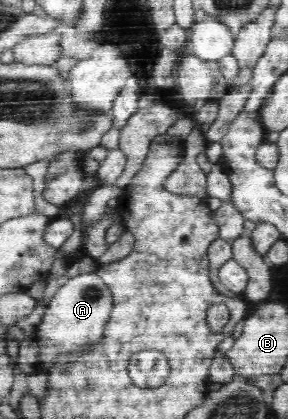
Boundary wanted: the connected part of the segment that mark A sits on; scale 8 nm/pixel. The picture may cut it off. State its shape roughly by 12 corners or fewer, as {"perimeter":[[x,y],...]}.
{"perimeter":[[97,274],[58,288],[38,326],[40,359],[104,341],[113,295]]}

